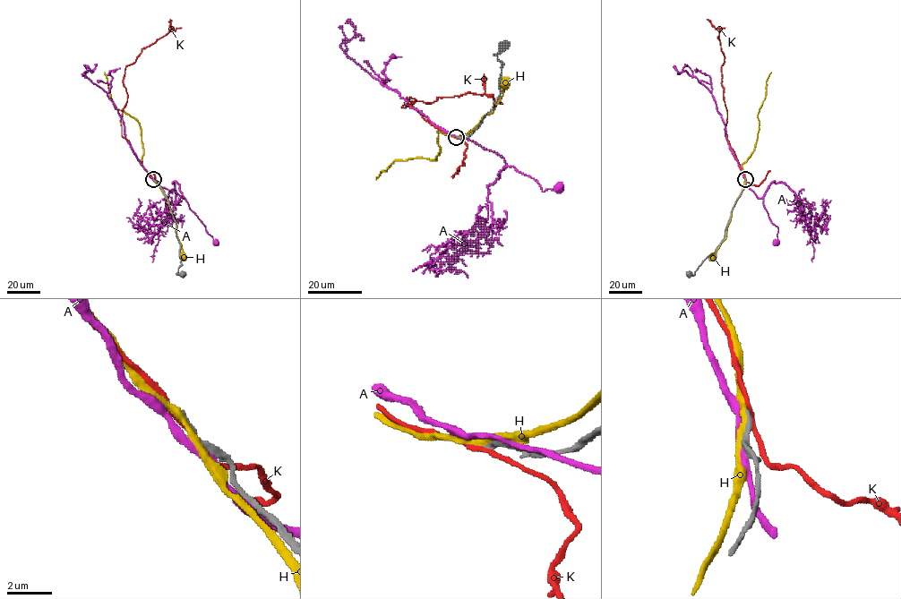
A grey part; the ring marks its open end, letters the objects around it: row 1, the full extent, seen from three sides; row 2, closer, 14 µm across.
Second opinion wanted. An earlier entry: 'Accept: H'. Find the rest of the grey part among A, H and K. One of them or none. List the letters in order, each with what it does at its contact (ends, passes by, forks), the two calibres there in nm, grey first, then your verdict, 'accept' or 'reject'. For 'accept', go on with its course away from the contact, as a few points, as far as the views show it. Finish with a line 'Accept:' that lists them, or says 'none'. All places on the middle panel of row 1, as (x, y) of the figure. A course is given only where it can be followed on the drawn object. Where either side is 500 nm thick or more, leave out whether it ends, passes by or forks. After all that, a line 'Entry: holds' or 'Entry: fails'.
A: it passes by | 320/320 nm | reject
H: it passes by | 400/280 nm | reject
K: it passes by | 280/220 nm | accept | via (457, 137), (404, 103), (405, 107), (414, 102), (407, 98), (429, 103), (437, 98), (482, 95), (484, 74)
Accept: K
Entry: fails

